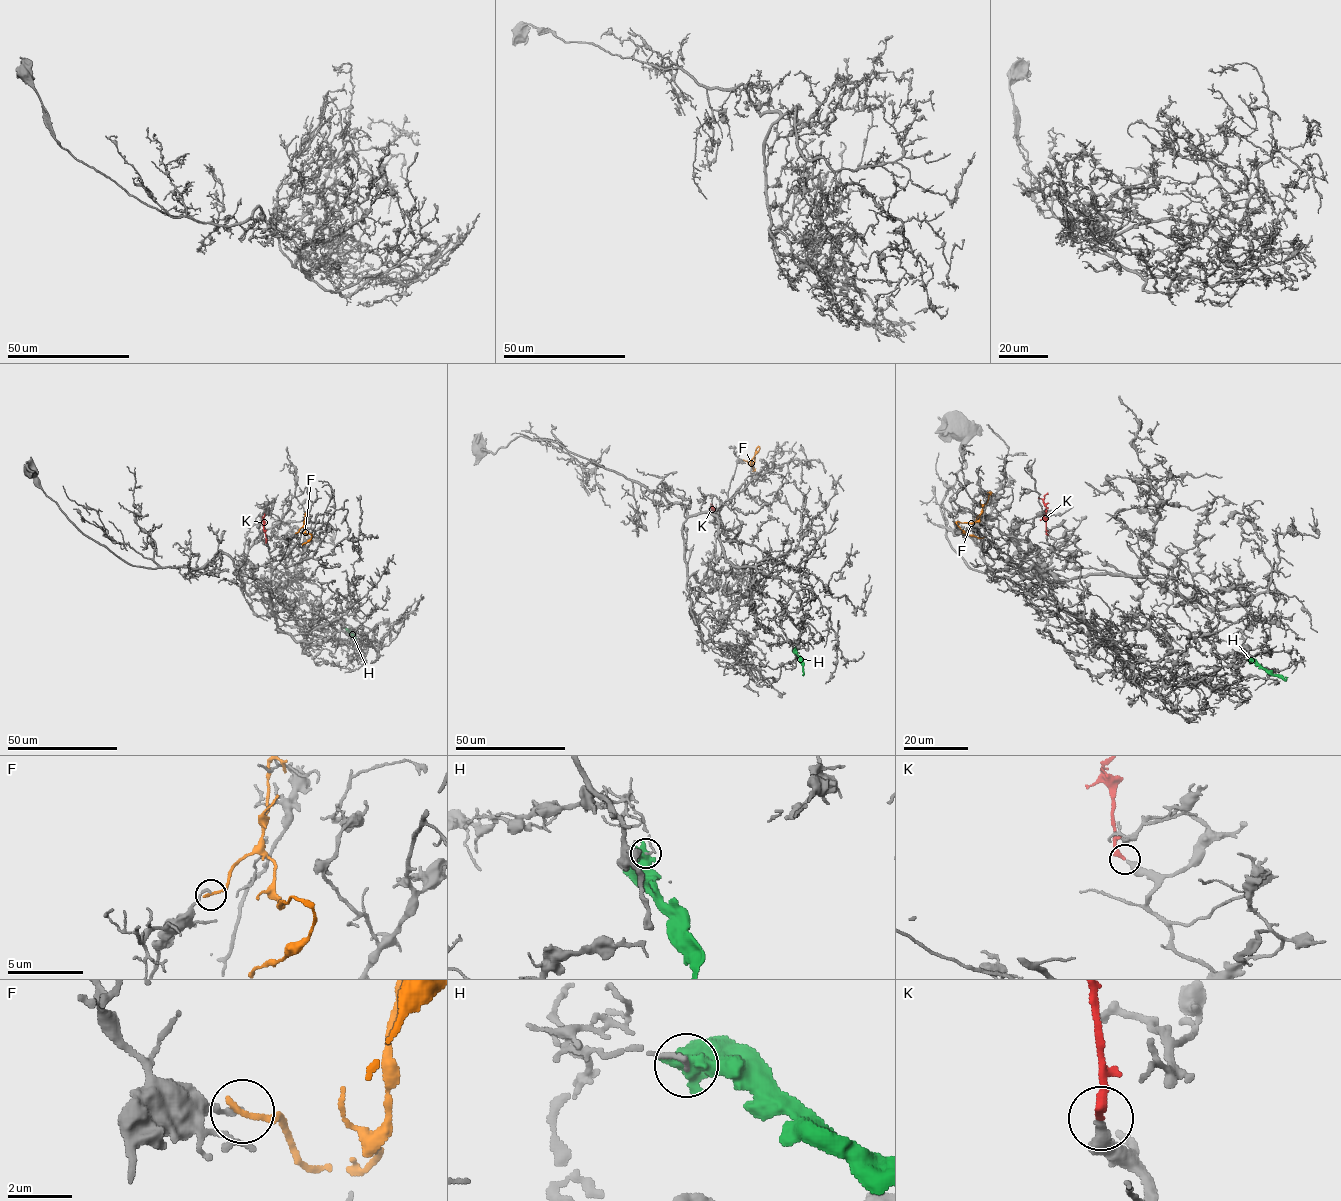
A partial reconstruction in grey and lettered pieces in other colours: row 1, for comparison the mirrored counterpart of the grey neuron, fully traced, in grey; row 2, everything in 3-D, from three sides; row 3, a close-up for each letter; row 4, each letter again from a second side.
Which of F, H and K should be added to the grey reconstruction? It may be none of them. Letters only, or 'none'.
K

